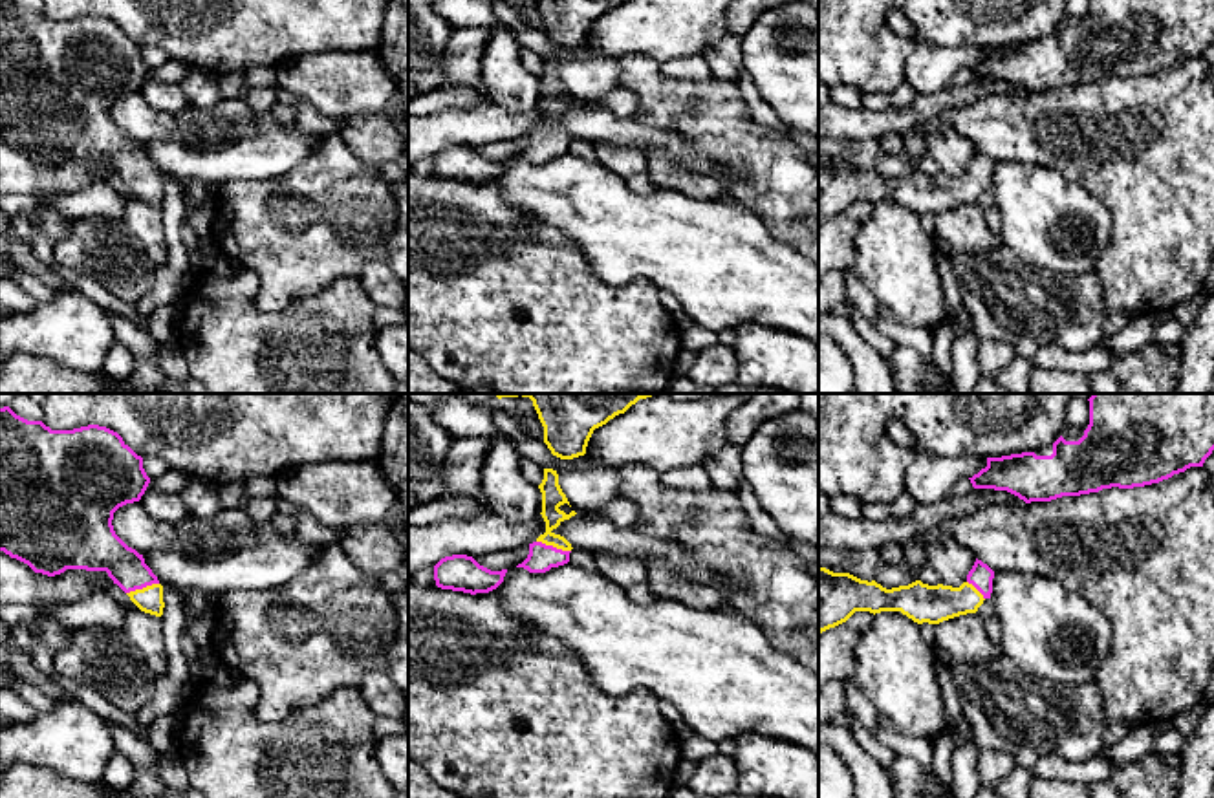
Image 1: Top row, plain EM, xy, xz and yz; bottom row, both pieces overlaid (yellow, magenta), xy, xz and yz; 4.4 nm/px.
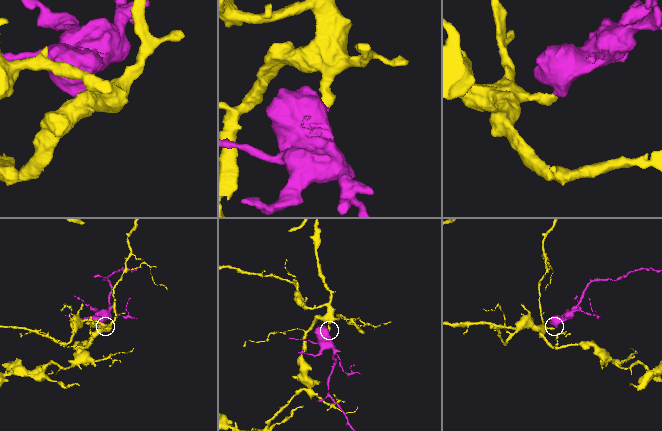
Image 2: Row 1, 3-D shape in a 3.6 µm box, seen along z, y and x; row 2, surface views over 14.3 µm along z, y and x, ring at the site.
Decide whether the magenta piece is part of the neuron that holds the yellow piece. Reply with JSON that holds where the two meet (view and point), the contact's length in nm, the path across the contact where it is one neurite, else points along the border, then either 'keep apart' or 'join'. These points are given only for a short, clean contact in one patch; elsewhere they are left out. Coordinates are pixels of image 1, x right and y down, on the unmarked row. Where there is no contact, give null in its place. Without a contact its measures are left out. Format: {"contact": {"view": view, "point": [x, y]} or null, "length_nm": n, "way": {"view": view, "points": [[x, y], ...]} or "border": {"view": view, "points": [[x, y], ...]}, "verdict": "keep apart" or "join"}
{"contact": {"view": "xz", "point": [553, 136]}, "length_nm": 160, "way": {"view": "xz", "points": [[552, 85], [553, 136], [541, 149]]}, "verdict": "join"}

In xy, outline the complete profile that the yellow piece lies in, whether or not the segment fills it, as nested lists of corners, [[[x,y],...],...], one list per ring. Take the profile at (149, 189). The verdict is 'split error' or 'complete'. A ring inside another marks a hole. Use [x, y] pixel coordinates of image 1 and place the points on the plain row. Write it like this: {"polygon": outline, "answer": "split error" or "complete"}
{"polygon": [[[0,0],[0,141],[48,167],[66,159],[106,161],[141,201],[161,207],[163,176],[112,115],[114,102],[139,92],[148,73],[143,48],[106,16],[51,20]]], "answer": "split error"}

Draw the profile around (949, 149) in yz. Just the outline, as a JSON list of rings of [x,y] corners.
[[[943,124],[927,137],[927,152],[938,163],[943,176],[959,178],[967,172],[976,146],[950,124]]]

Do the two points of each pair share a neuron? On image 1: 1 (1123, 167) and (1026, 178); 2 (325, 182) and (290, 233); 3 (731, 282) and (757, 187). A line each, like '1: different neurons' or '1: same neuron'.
1: different neurons
2: same neuron
3: different neurons

